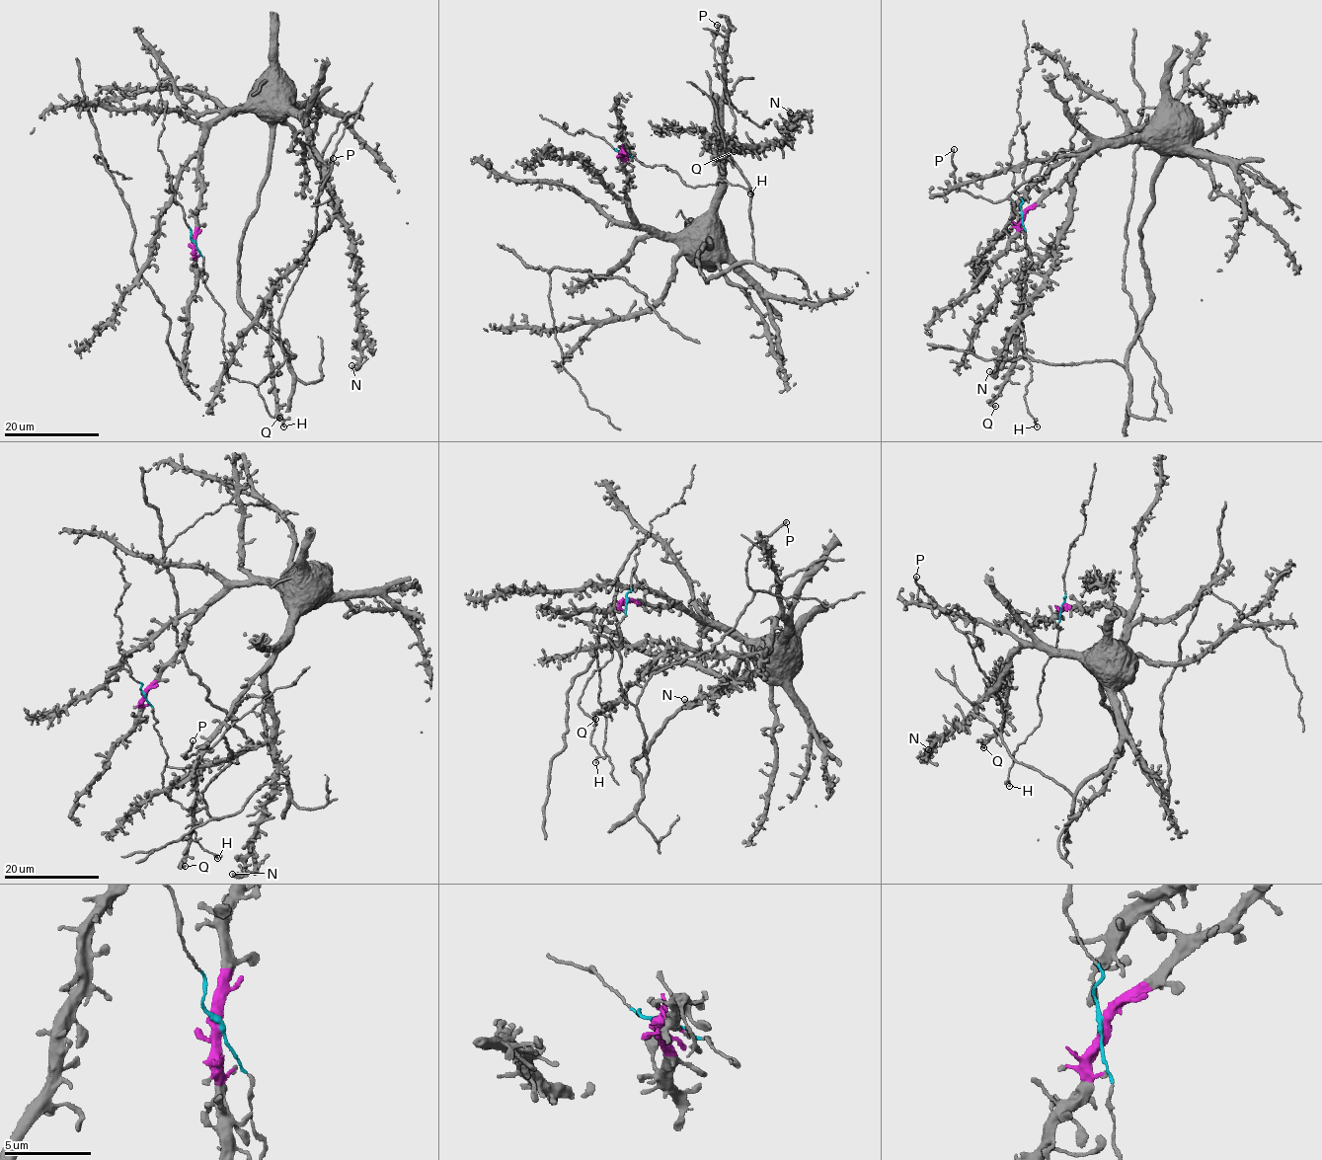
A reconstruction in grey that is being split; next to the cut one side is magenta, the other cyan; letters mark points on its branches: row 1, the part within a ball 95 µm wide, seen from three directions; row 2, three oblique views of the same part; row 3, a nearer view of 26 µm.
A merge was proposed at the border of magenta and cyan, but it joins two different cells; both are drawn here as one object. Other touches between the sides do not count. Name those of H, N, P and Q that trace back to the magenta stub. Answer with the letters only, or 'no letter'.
N, P, Q

